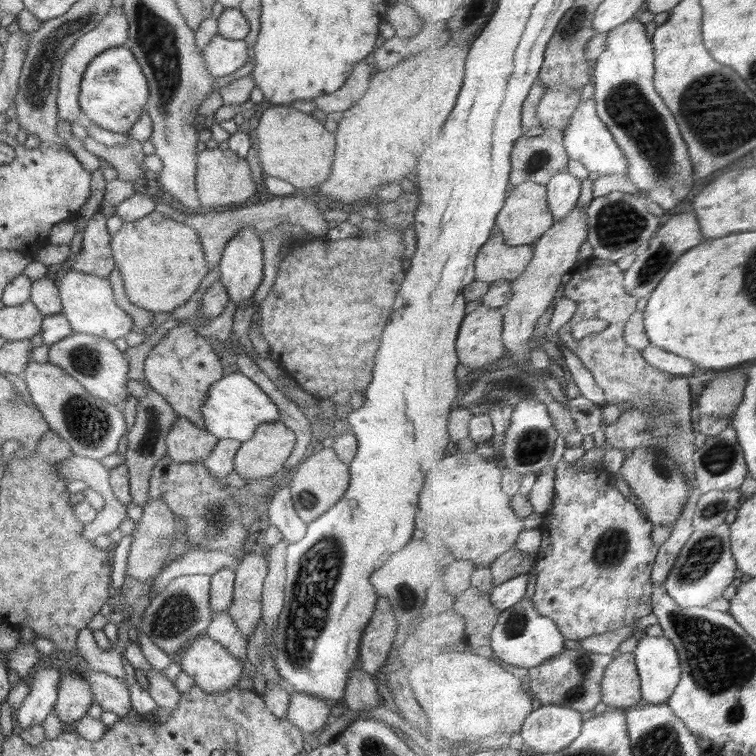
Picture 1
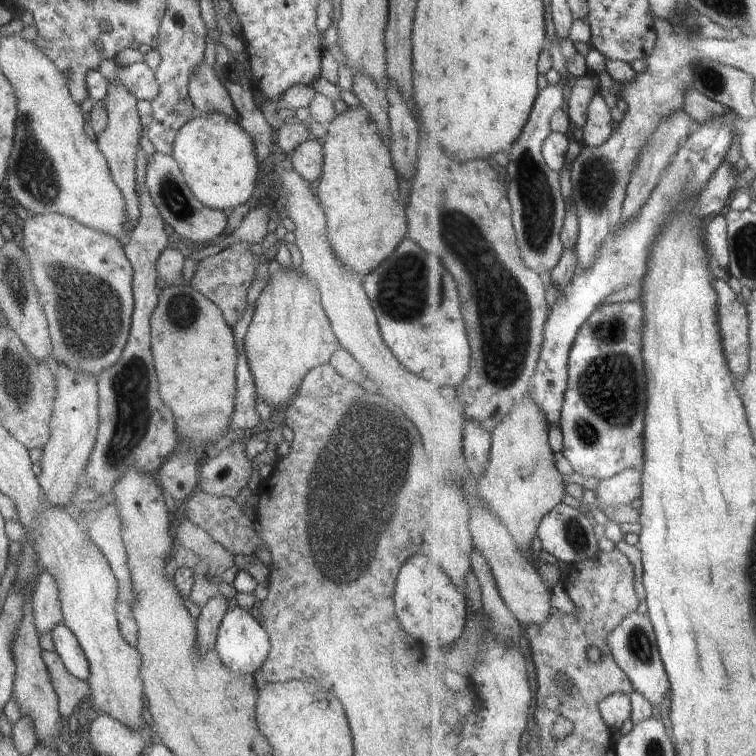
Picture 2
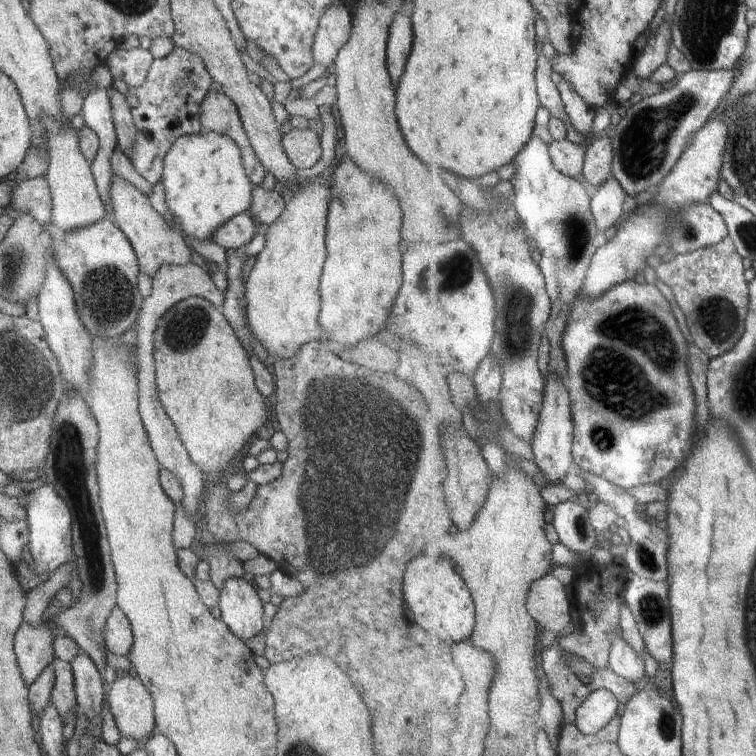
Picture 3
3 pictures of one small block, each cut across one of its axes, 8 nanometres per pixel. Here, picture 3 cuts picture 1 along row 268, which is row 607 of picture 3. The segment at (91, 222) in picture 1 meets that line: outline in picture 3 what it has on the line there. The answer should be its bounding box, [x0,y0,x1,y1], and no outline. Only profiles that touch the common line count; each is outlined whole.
[43,390,120,746]

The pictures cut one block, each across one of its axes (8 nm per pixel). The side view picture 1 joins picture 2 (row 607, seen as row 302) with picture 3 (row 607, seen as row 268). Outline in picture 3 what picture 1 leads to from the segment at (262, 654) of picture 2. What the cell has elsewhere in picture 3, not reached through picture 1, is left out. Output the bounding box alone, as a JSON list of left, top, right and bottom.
[219,578,265,640]

